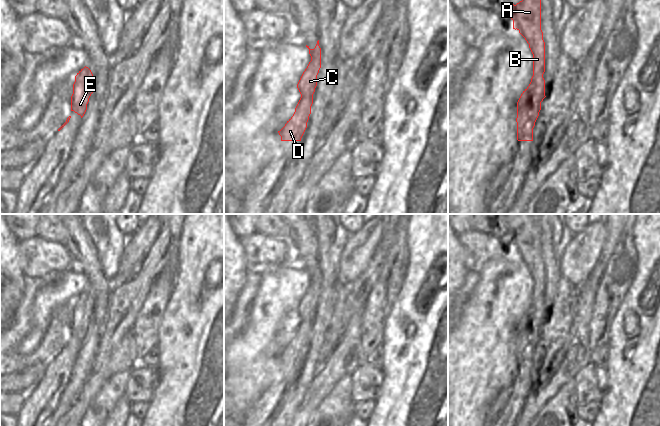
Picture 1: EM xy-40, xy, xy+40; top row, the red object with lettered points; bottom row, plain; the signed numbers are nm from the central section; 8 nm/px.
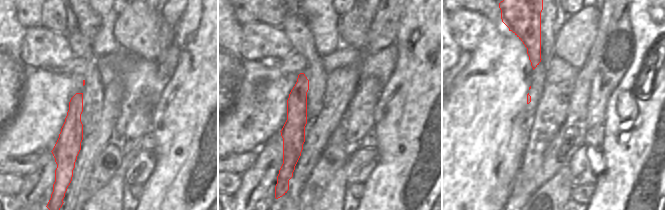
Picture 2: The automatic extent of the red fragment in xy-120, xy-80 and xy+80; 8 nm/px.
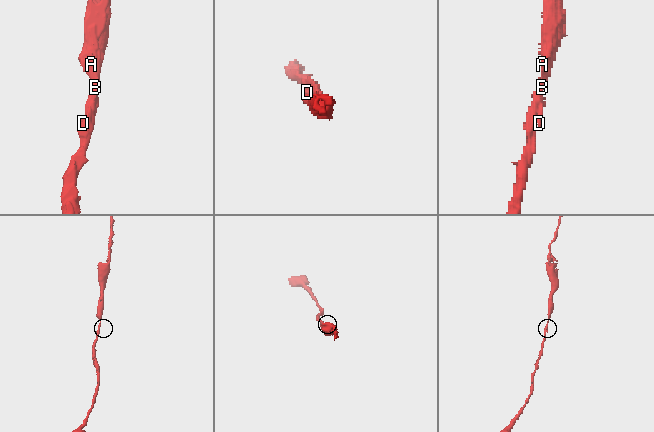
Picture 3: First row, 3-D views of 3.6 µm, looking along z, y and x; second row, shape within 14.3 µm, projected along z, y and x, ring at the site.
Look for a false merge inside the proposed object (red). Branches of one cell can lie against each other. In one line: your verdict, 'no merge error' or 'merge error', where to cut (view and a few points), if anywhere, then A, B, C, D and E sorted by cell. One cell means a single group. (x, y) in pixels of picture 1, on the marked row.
no merge error | no cut | A B C D E

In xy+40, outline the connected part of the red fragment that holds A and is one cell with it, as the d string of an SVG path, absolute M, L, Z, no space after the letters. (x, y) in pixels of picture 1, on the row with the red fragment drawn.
M522 0L516 5L509 3L509 14L513 20L513 29L517 29L529 44L533 54L533 76L529 86L523 91L517 102L517 140L533 141L533 128L541 110L545 96L545 42L541 30L541 0Z

